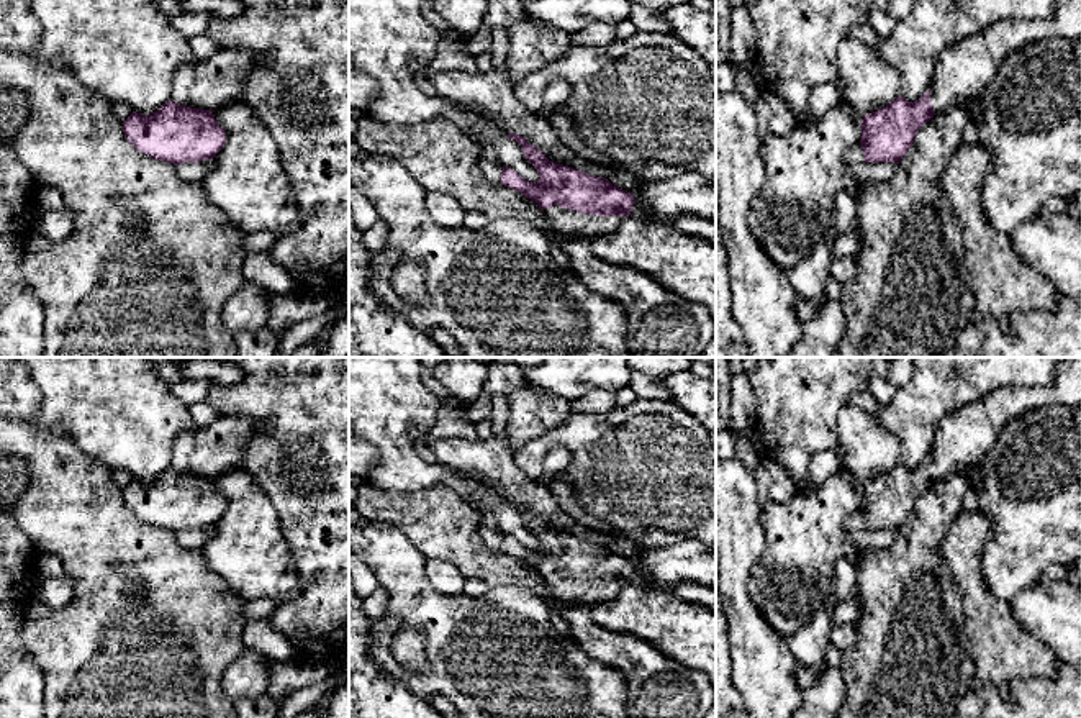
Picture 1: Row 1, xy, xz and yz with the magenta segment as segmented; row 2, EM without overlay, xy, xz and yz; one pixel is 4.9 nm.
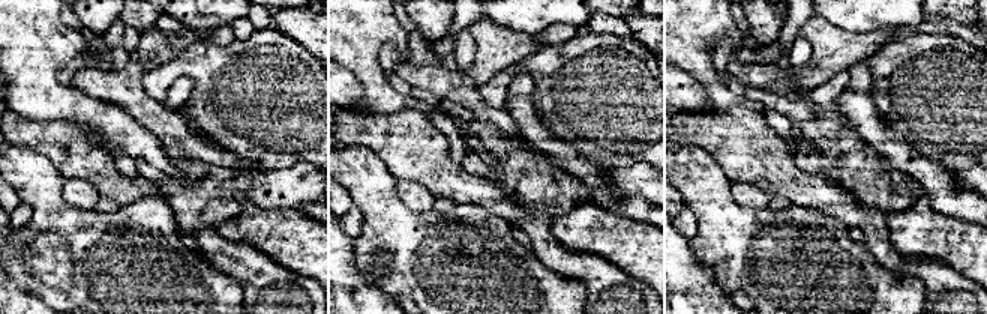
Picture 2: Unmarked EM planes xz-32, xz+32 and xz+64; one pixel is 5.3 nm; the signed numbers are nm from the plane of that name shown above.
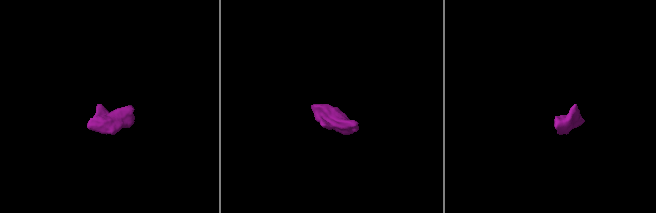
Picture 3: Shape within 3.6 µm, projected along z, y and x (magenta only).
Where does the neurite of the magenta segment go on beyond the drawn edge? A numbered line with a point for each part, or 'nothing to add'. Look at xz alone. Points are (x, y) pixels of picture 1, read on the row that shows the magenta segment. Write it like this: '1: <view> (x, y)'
1: xz (690, 194)
2: xz (565, 225)

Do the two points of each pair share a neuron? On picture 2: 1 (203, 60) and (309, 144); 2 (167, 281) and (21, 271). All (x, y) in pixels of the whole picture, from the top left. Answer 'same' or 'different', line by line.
1: same
2: same

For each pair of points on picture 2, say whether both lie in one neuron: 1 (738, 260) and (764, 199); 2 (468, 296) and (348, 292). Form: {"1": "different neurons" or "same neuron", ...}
{"1": "different neurons", "2": "different neurons"}

